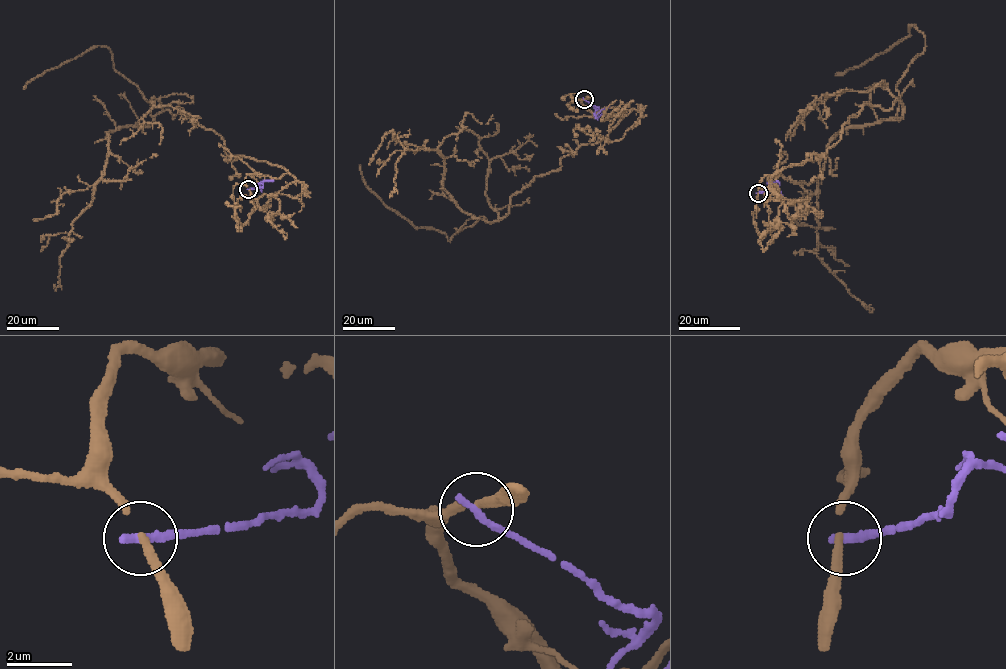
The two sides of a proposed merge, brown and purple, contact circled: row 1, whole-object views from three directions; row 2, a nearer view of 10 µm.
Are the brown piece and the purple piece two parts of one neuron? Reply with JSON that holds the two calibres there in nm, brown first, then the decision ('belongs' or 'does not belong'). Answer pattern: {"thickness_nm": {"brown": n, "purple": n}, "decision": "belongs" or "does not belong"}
{"thickness_nm": {"brown": 200, "purple": 280}, "decision": "does not belong"}

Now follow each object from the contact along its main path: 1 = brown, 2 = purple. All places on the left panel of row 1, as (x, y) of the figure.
1: (248, 189), (247, 174), (286, 171), (227, 154), (185, 112), (110, 130), (56, 288)
2: (248, 189), (273, 180)

